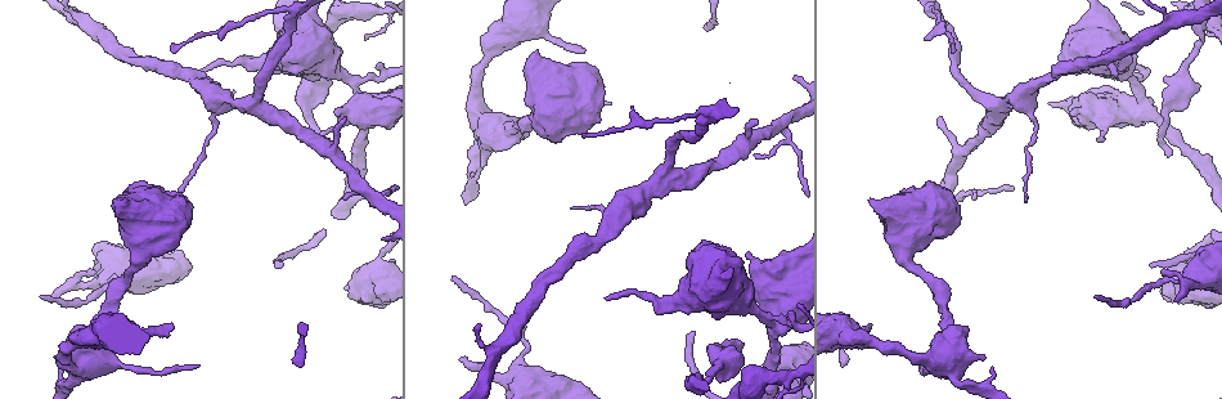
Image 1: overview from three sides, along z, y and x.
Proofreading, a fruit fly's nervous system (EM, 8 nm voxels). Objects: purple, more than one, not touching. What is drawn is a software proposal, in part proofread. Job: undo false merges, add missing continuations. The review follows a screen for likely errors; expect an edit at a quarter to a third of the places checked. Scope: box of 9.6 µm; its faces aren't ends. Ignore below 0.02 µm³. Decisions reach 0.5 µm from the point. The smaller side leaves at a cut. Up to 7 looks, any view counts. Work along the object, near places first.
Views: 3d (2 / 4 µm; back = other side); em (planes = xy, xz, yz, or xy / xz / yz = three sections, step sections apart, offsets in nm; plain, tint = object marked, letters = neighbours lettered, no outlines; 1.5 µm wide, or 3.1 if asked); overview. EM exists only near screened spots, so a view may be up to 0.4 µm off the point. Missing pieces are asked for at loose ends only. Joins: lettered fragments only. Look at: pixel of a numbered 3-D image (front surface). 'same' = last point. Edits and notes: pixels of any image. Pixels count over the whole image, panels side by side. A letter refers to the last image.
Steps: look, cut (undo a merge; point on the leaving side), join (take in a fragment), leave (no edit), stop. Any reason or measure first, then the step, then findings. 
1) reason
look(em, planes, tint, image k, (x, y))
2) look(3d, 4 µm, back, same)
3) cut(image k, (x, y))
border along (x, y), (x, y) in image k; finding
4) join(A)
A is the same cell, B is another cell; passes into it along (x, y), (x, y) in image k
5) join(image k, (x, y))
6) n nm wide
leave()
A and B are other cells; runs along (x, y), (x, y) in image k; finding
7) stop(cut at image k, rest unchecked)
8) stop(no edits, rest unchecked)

look(3d, 2 µm, image 1, (629, 205))

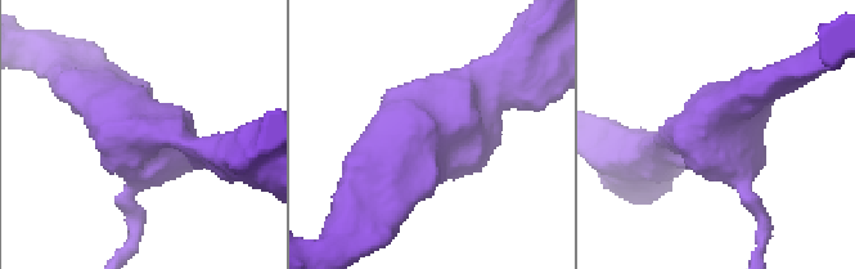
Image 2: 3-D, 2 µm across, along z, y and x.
look(em, yz, step 8, tint, image 2, (715, 131))

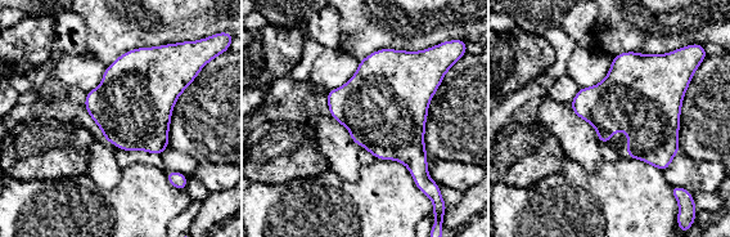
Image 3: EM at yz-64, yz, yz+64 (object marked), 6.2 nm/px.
look(em, planes, letters, same)

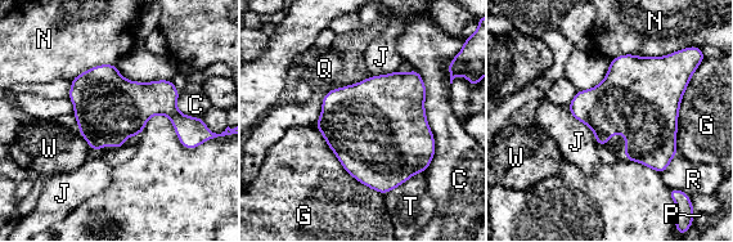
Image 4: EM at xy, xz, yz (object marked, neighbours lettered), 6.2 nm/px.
leave()
C, G, J, N, P, Q, R, T and W are other cells; border along (426, 170), (417, 171), (383, 195) in image 4; continuous, no second neuron

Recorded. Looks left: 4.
look(3d, 4 µm, back, image 1, (699, 119))

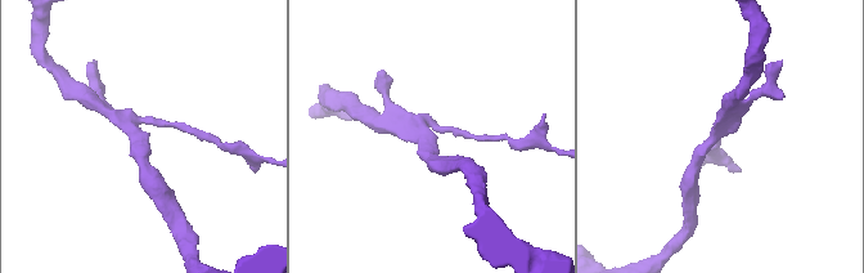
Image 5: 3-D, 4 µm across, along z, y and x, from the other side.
3 arms
look(em, xz, step 8, tint, image 5, (141, 136))

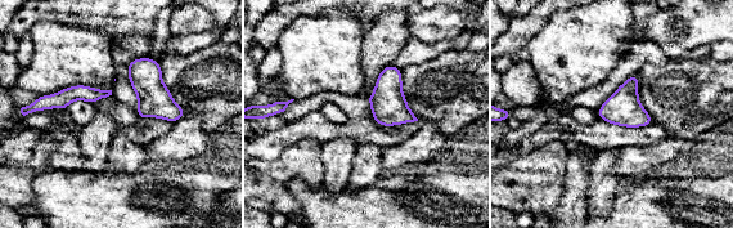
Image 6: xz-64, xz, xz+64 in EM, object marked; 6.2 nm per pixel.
what lies round it
look(em, xz, step 8, letters, same)

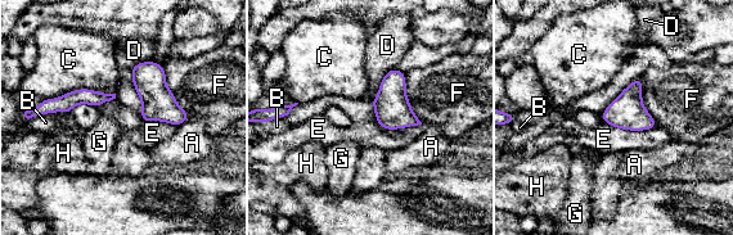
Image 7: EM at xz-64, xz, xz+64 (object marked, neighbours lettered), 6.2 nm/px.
leave()
A, B, C, D, E, F, G and H are other cells; border along (162, 66), (166, 86), (189, 117) in image 7; all the same neuron

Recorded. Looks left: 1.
stop(no edits, rest unchecked)

